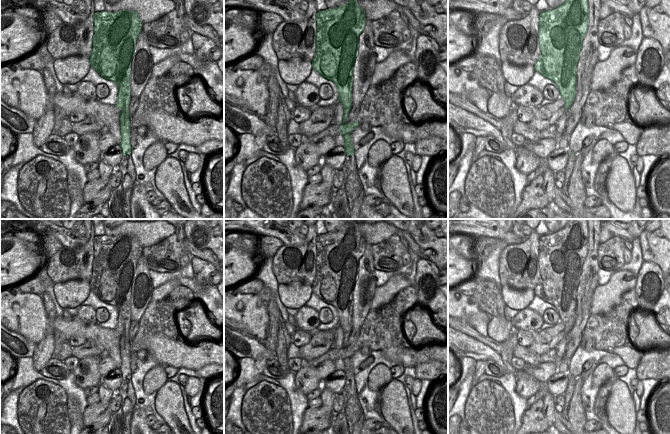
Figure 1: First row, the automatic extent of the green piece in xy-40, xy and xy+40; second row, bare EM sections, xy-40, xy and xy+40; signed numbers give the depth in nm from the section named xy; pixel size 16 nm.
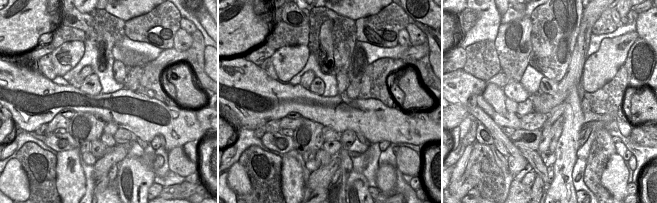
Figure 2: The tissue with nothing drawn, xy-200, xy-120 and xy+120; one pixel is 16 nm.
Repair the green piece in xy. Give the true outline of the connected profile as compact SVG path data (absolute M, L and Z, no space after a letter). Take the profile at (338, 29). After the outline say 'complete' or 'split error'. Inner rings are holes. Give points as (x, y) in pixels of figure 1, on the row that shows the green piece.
M357 0L345 5L318 11L316 14L316 54L312 69L336 84L339 102L344 108L340 134L344 136L346 160L358 175L351 132L359 126L357 120L348 124L352 108L353 68L358 55L359 36L366 25L366 16Z; split error

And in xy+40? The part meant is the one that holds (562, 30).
M566 0L555 9L542 11L539 15L539 45L541 58L534 70L553 81L569 109L576 96L577 64L589 23L588 0Z; complete

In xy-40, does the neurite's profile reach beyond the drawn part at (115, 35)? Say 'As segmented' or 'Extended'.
Extended

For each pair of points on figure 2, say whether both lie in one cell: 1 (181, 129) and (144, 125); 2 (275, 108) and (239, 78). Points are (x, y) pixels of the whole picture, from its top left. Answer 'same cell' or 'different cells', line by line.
1: same cell
2: same cell

